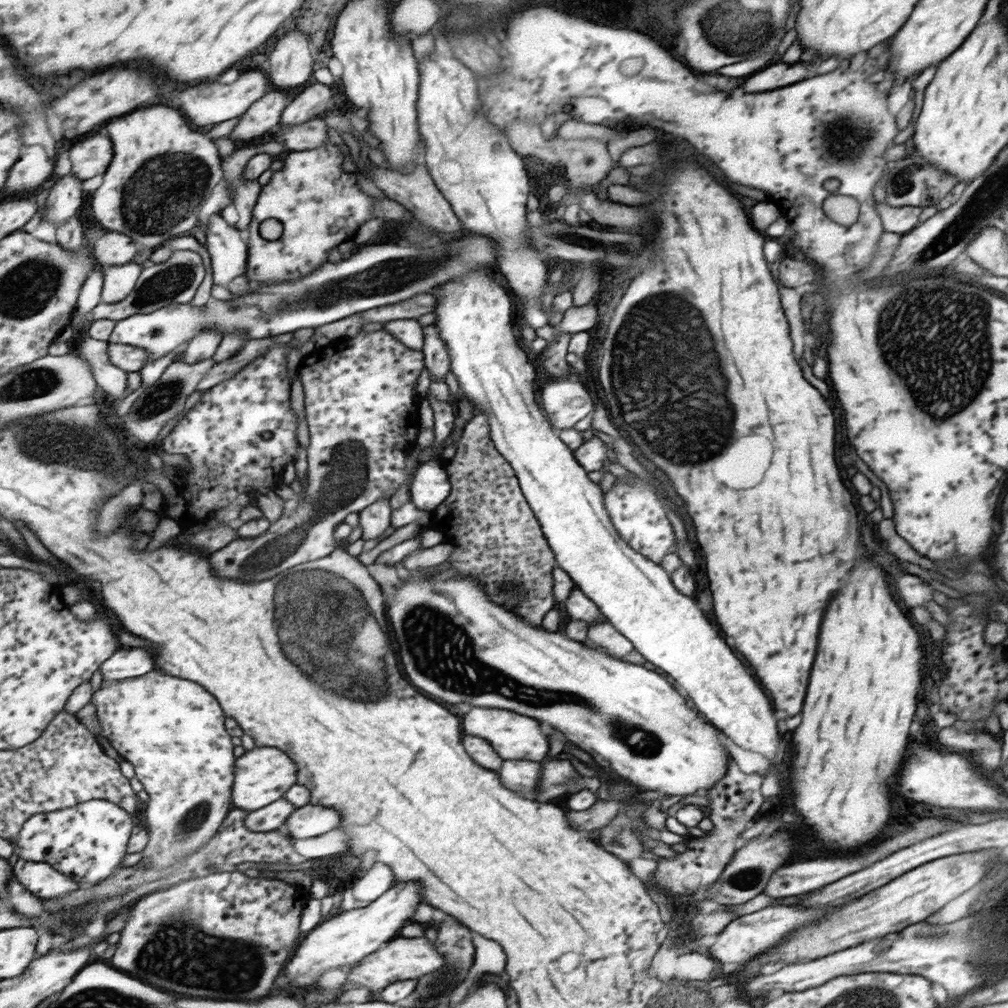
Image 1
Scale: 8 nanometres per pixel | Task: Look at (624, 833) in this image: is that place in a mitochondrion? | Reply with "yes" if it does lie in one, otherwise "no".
yes

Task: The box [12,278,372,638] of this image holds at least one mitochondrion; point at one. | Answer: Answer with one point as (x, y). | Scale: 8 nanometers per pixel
(46, 443)

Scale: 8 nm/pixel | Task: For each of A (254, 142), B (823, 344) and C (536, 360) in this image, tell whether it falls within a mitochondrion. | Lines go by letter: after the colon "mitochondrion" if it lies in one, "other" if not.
A: other
B: other
C: other

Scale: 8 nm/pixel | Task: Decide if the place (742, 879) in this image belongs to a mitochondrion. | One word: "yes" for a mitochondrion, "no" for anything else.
yes

